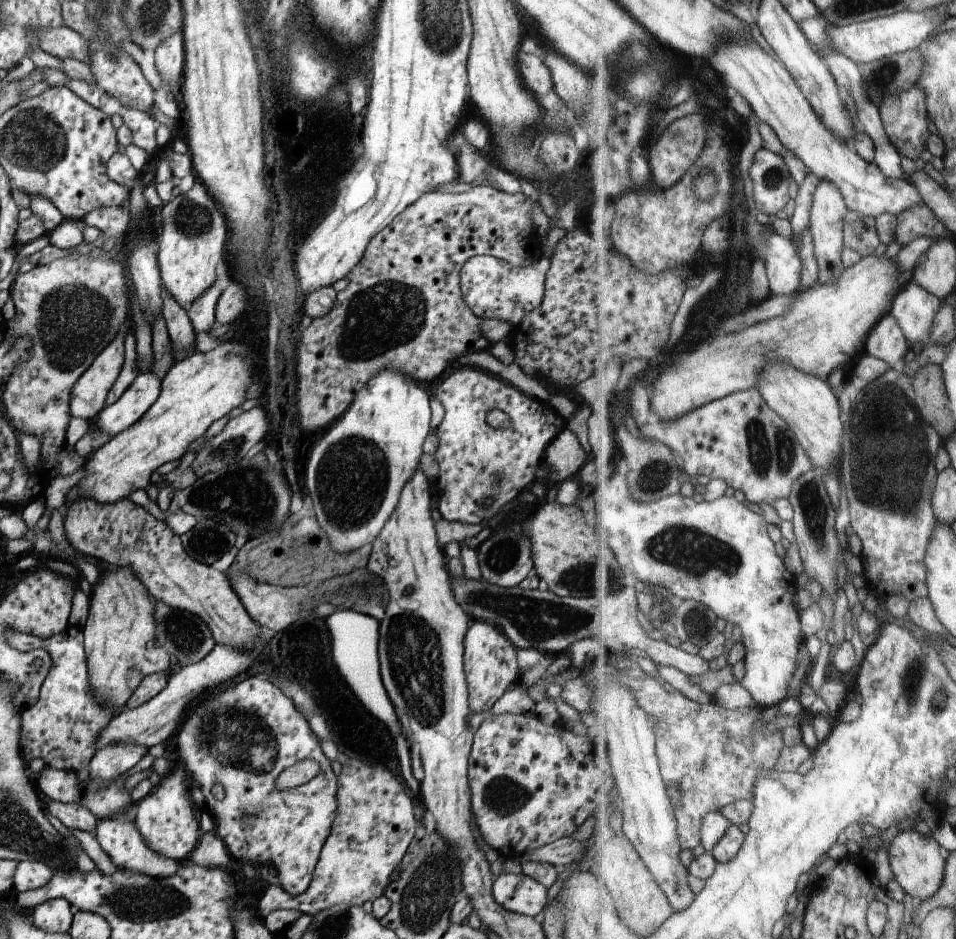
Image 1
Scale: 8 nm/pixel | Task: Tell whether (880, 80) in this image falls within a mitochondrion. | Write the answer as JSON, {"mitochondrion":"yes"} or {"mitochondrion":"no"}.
{"mitochondrion":"yes"}

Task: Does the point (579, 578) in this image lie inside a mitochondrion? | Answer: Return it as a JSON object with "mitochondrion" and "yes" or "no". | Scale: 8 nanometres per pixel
{"mitochondrion":"yes"}

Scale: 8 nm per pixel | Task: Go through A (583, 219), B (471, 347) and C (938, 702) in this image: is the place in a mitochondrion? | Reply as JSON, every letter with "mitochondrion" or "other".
{"A":"other","B":"other","C":"mitochondrion"}

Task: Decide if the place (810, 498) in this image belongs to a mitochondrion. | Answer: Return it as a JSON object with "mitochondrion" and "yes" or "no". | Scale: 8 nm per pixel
{"mitochondrion":"yes"}

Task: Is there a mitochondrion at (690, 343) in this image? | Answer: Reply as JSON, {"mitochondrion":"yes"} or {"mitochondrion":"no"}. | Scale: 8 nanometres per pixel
{"mitochondrion":"no"}

